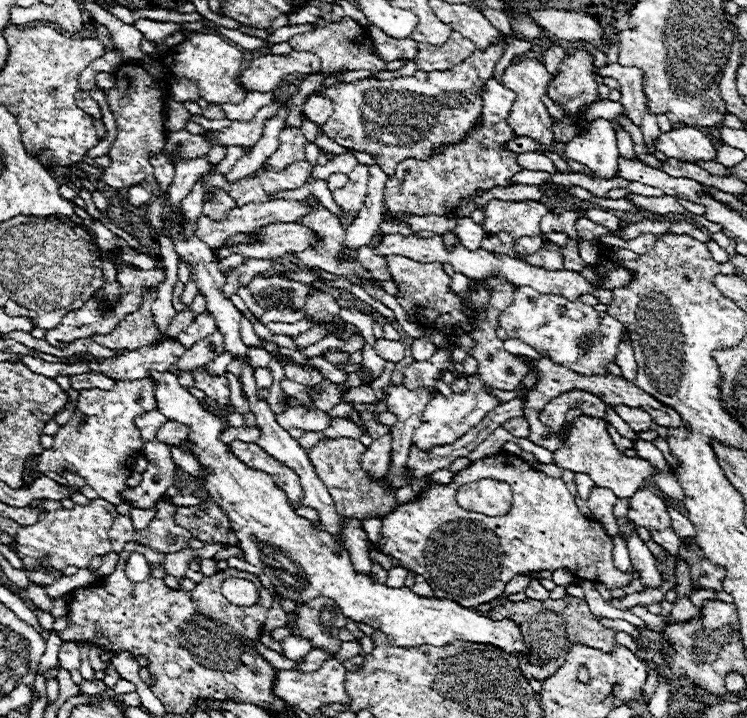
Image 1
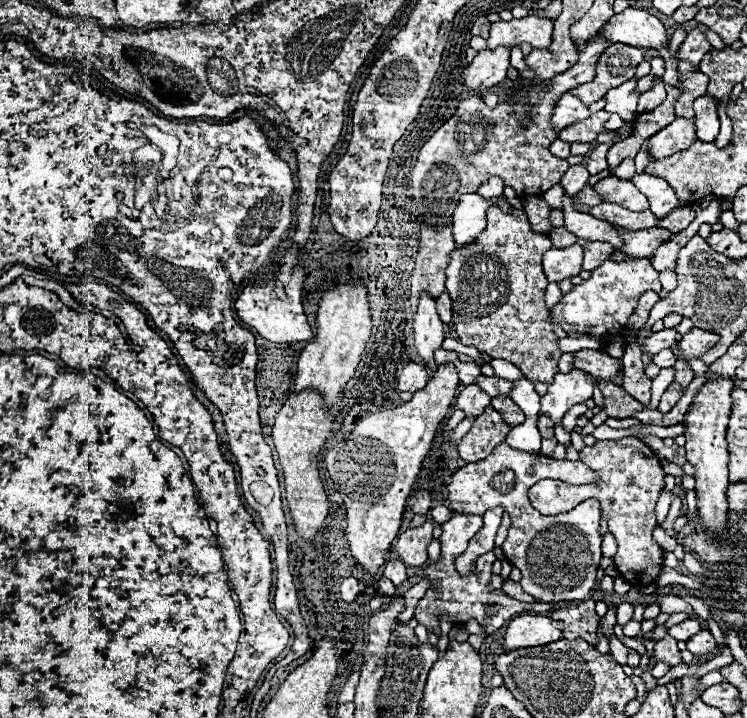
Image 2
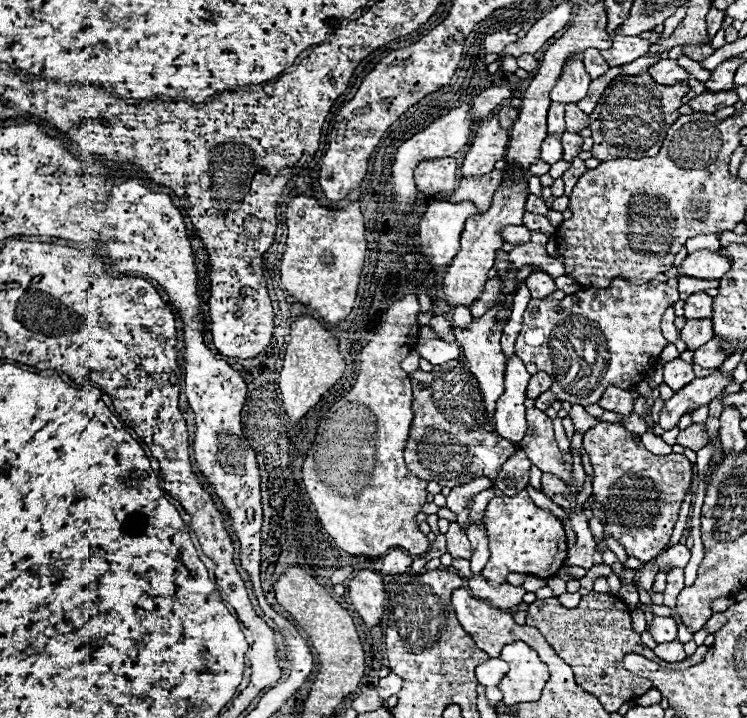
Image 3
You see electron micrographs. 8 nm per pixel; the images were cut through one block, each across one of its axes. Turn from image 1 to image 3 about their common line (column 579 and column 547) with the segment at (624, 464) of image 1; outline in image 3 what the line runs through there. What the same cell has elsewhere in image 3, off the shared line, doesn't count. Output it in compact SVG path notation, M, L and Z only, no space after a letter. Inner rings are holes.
M526 410L528 432L520 442L520 448L526 452L530 462L538 466L542 472L558 476L566 486L572 480L572 467L566 465L564 454L558 450L552 420L542 410ZM534 430L534 432L532 432Z

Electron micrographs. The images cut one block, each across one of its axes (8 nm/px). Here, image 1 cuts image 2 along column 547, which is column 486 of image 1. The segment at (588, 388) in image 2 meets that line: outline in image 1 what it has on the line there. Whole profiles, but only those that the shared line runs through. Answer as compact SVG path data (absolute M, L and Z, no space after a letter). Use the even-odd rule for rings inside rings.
M474 374L474 376L468 378L468 390L466 390L466 392L462 392L462 394L452 394L452 396L448 396L448 398L442 396L442 394L438 394L438 396L434 396L434 398L428 402L426 410L422 412L422 424L414 430L414 446L420 448L420 450L424 450L424 452L428 452L428 450L432 450L434 446L452 444L452 442L456 442L460 436L464 436L470 428L478 426L478 424L482 422L482 418L484 418L488 412L492 412L498 404L500 404L500 402L498 402L494 396L490 396L490 394L486 394L486 392L482 390L482 380L480 380L478 374Z

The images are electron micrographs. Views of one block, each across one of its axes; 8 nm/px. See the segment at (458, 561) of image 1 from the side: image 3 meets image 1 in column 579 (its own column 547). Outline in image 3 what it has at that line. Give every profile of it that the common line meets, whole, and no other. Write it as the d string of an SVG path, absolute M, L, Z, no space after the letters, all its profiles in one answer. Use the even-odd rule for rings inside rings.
M526 490L516 496L492 498L484 510L484 526L490 542L490 560L482 574L490 584L504 584L510 572L550 578L564 566L568 550L564 526L552 512L538 508Z

